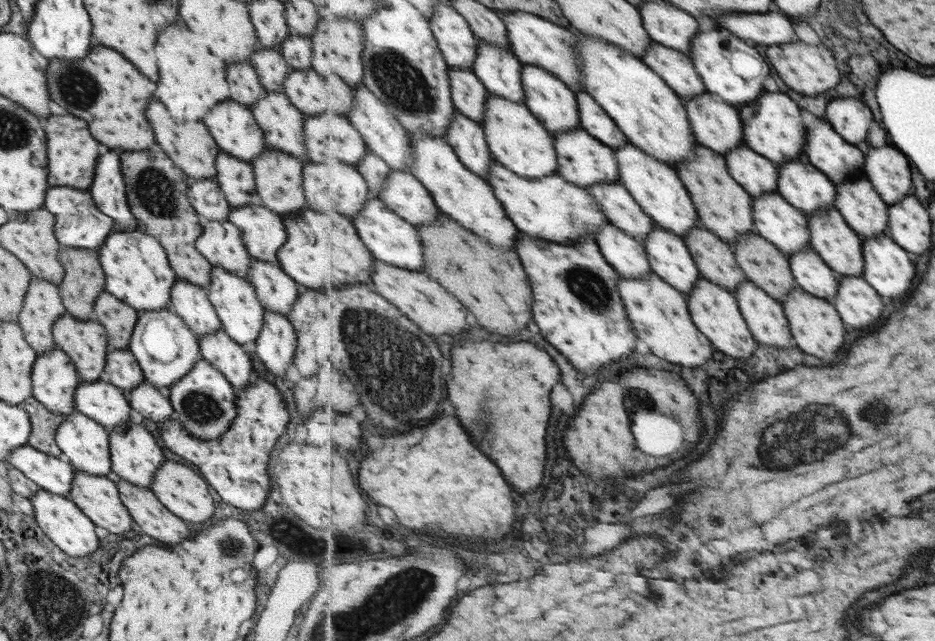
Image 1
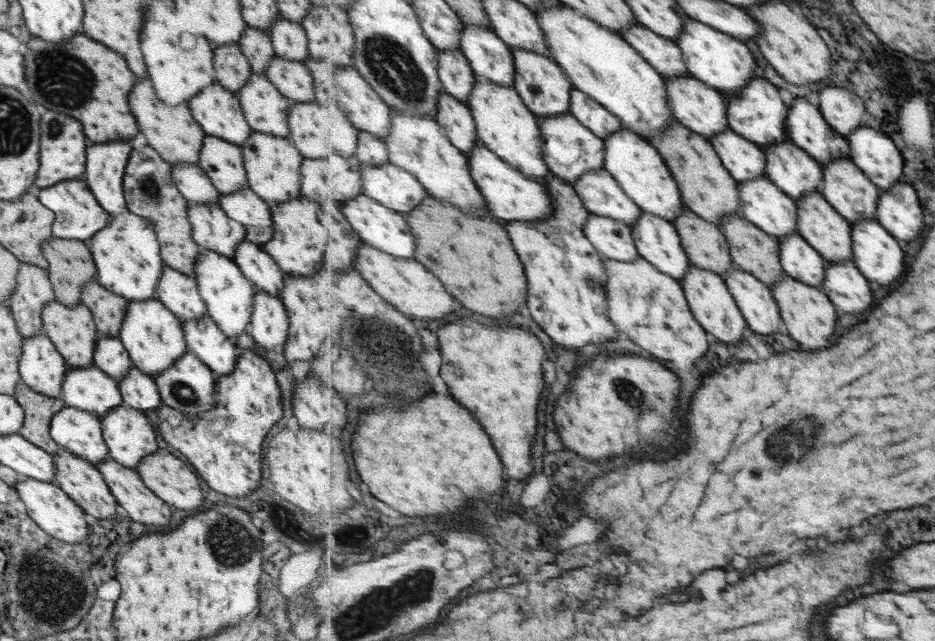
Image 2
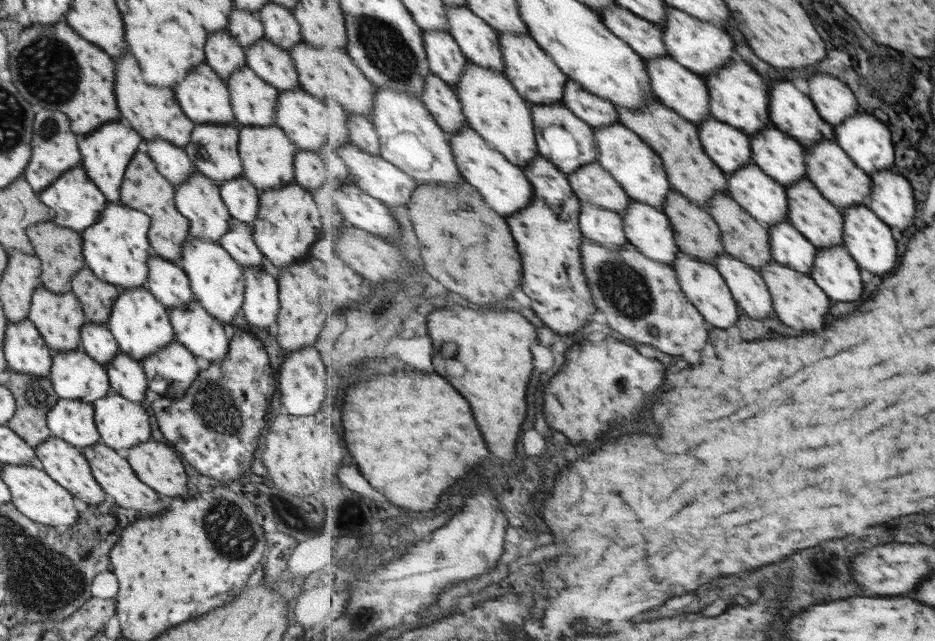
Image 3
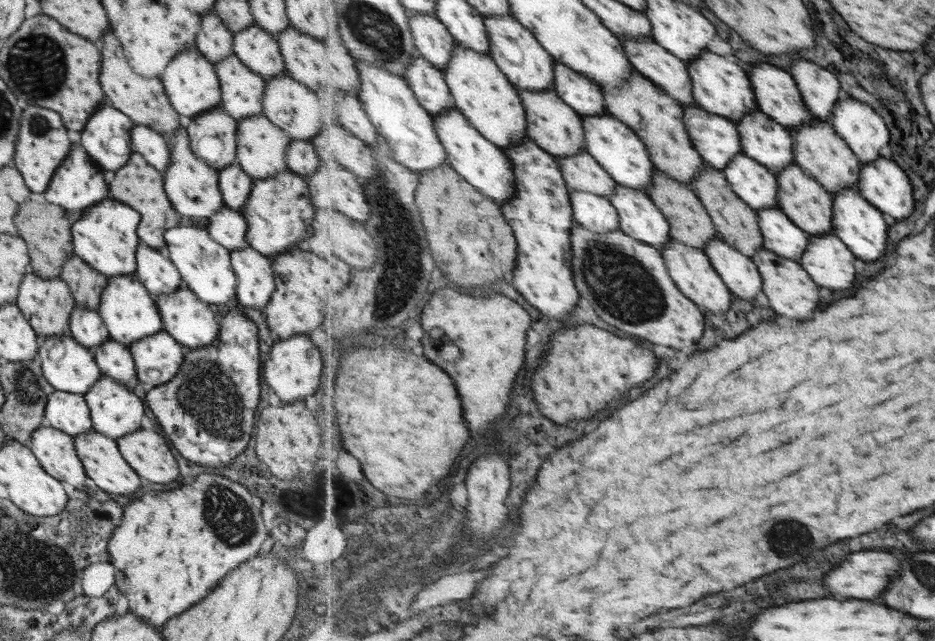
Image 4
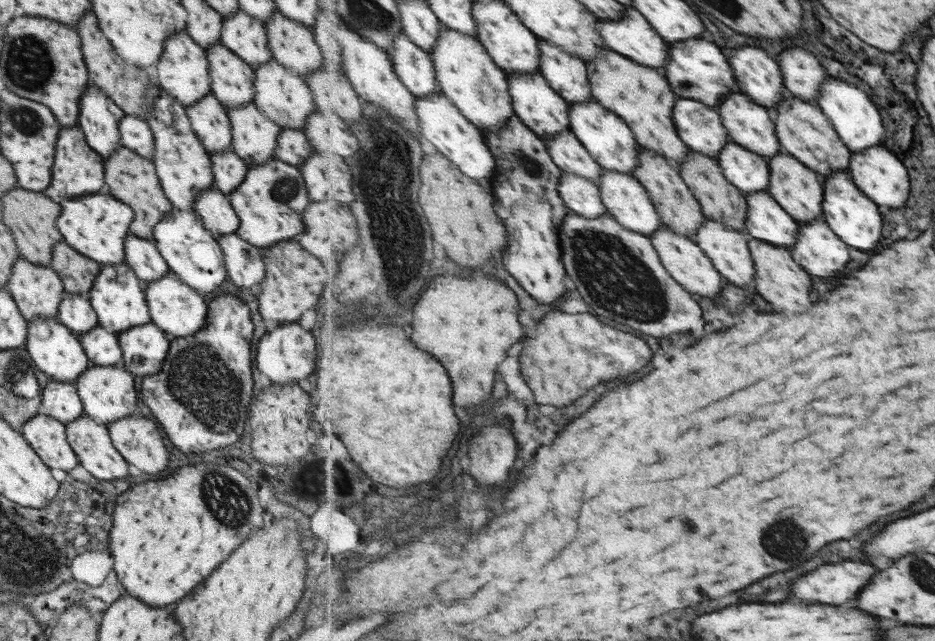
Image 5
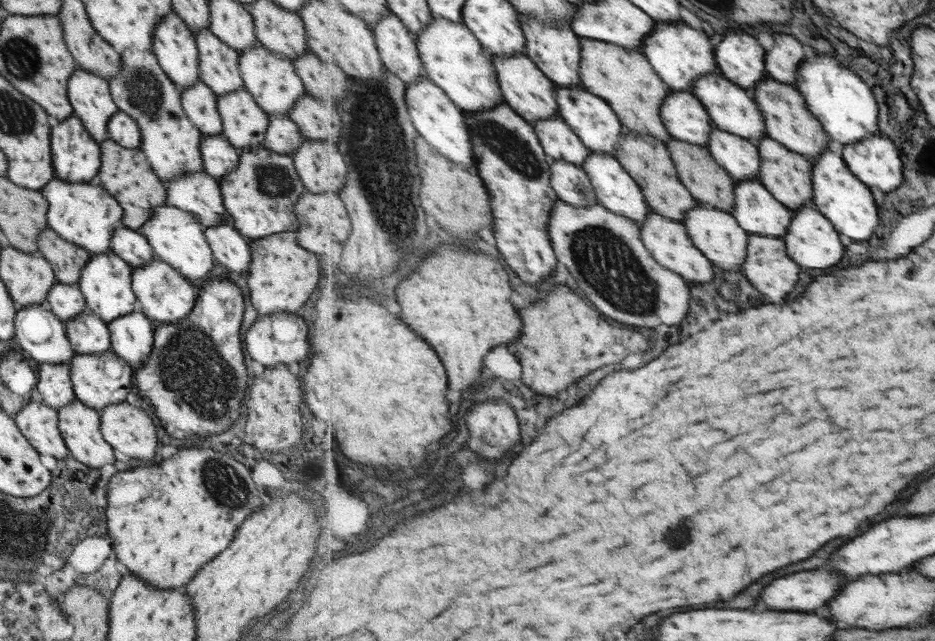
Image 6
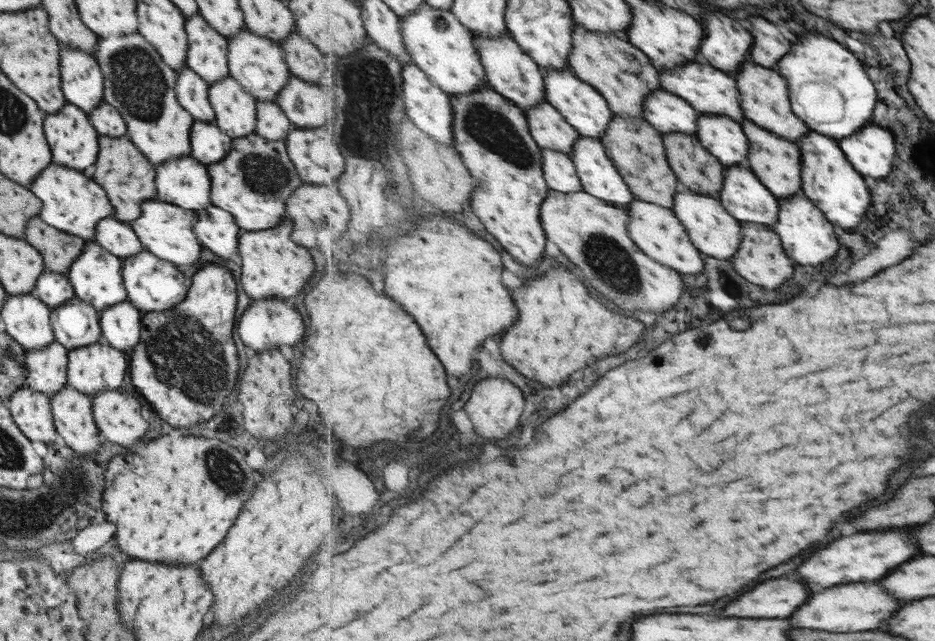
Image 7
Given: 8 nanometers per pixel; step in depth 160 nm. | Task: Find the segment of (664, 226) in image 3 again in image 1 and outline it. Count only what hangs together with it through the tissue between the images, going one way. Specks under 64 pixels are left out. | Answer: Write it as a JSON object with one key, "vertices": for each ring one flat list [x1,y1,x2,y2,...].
{"vertices":[[657,225,643,240,652,270,689,296,703,278,685,238]]}

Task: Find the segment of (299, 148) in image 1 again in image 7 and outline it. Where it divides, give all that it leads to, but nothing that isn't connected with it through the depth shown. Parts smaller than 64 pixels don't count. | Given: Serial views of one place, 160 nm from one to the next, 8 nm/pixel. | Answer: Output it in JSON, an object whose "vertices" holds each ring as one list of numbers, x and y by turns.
{"vertices":[[199,14,184,20,187,54,184,66,208,85,229,76,227,68,227,40,209,28]]}

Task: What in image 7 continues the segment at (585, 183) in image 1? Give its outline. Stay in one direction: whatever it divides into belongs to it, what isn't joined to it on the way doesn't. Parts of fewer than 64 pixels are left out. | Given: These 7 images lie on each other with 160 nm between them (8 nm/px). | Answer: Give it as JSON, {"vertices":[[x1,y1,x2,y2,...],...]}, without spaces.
{"vertices":[[510,33,501,38,481,38,476,36,476,47,480,50,480,57,484,63,489,84,509,100,516,103,523,110,532,109,532,106,547,101,545,87,545,72,540,64,537,64,528,52,512,38]]}

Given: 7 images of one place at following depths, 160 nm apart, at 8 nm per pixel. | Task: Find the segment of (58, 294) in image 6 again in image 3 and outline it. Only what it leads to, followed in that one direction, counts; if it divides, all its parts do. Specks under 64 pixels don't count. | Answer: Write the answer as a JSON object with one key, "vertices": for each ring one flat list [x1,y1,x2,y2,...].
{"vertices":[[89,322,80,326,79,348,101,366,109,362,119,351,115,339,111,336,105,324]]}

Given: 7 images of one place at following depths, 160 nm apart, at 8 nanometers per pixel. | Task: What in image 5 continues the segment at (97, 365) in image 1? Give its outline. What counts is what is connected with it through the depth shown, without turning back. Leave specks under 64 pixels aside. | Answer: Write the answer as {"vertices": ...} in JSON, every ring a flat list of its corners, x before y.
{"vertices":[[21,256,13,261,5,290,11,295,19,314,26,321,36,320,37,317,55,319,58,304,64,294,61,279,50,266,34,265]]}

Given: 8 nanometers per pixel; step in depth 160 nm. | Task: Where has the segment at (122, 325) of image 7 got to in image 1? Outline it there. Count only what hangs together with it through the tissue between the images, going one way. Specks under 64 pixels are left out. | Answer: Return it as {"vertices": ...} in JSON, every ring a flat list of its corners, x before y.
{"vertices":[[199,359,188,371,169,388,168,401,170,402,173,418,178,420,183,428,193,437,202,441,212,441,220,437,236,415,234,403,234,388,225,380,216,368,209,362]]}

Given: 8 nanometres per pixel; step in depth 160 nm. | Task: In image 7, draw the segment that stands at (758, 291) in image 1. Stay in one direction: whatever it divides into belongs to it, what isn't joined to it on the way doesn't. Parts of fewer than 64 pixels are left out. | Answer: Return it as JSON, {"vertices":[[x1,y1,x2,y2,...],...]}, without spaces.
{"vertices":[[682,186,676,194,676,201,672,208,676,215,684,223,692,241,696,247,706,255,721,260,729,260,737,254,741,241,744,238,744,227,740,220,737,220,725,208,719,198,711,195,702,195,692,191,687,186]]}

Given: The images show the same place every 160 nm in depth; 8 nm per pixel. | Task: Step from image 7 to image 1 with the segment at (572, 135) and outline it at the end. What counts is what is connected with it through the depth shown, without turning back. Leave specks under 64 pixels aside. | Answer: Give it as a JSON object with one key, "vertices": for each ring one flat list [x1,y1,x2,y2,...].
{"vertices":[[609,181,587,187,611,224,618,226,638,241,645,240,657,226,647,211,622,182]]}

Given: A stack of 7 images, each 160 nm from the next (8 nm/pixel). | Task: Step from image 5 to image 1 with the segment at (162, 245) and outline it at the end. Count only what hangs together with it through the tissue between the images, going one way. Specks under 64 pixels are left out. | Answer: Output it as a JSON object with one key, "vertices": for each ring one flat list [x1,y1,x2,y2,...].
{"vertices":[[211,266,209,284,204,288,209,302,220,320,221,329,237,344,255,342,260,333,264,309,248,281,218,266]]}

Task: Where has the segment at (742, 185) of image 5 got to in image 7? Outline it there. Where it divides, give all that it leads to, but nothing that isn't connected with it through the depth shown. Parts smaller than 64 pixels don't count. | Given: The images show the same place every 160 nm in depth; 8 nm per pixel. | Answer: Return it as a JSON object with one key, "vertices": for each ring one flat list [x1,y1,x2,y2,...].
{"vertices":[[701,114,696,132,703,147,709,150,726,167,743,165,751,167,748,154,752,145,744,127,734,118,725,115]]}

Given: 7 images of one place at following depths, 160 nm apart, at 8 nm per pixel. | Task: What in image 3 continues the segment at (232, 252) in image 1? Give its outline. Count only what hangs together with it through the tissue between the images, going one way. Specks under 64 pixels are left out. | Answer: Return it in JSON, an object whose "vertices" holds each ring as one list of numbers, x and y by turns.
{"vertices":[[197,170,174,187,173,202,177,212,188,221,188,234,193,238,217,243,228,229,231,216,220,199,218,185]]}

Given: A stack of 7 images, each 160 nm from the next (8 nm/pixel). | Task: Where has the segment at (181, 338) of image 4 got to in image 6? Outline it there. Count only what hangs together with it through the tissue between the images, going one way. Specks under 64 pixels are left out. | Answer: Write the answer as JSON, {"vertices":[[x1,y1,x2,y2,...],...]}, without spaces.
{"vertices":[[153,258,147,264,132,269,131,291,135,295,137,310,157,323,174,323,185,318,195,302,195,288,166,262]]}

